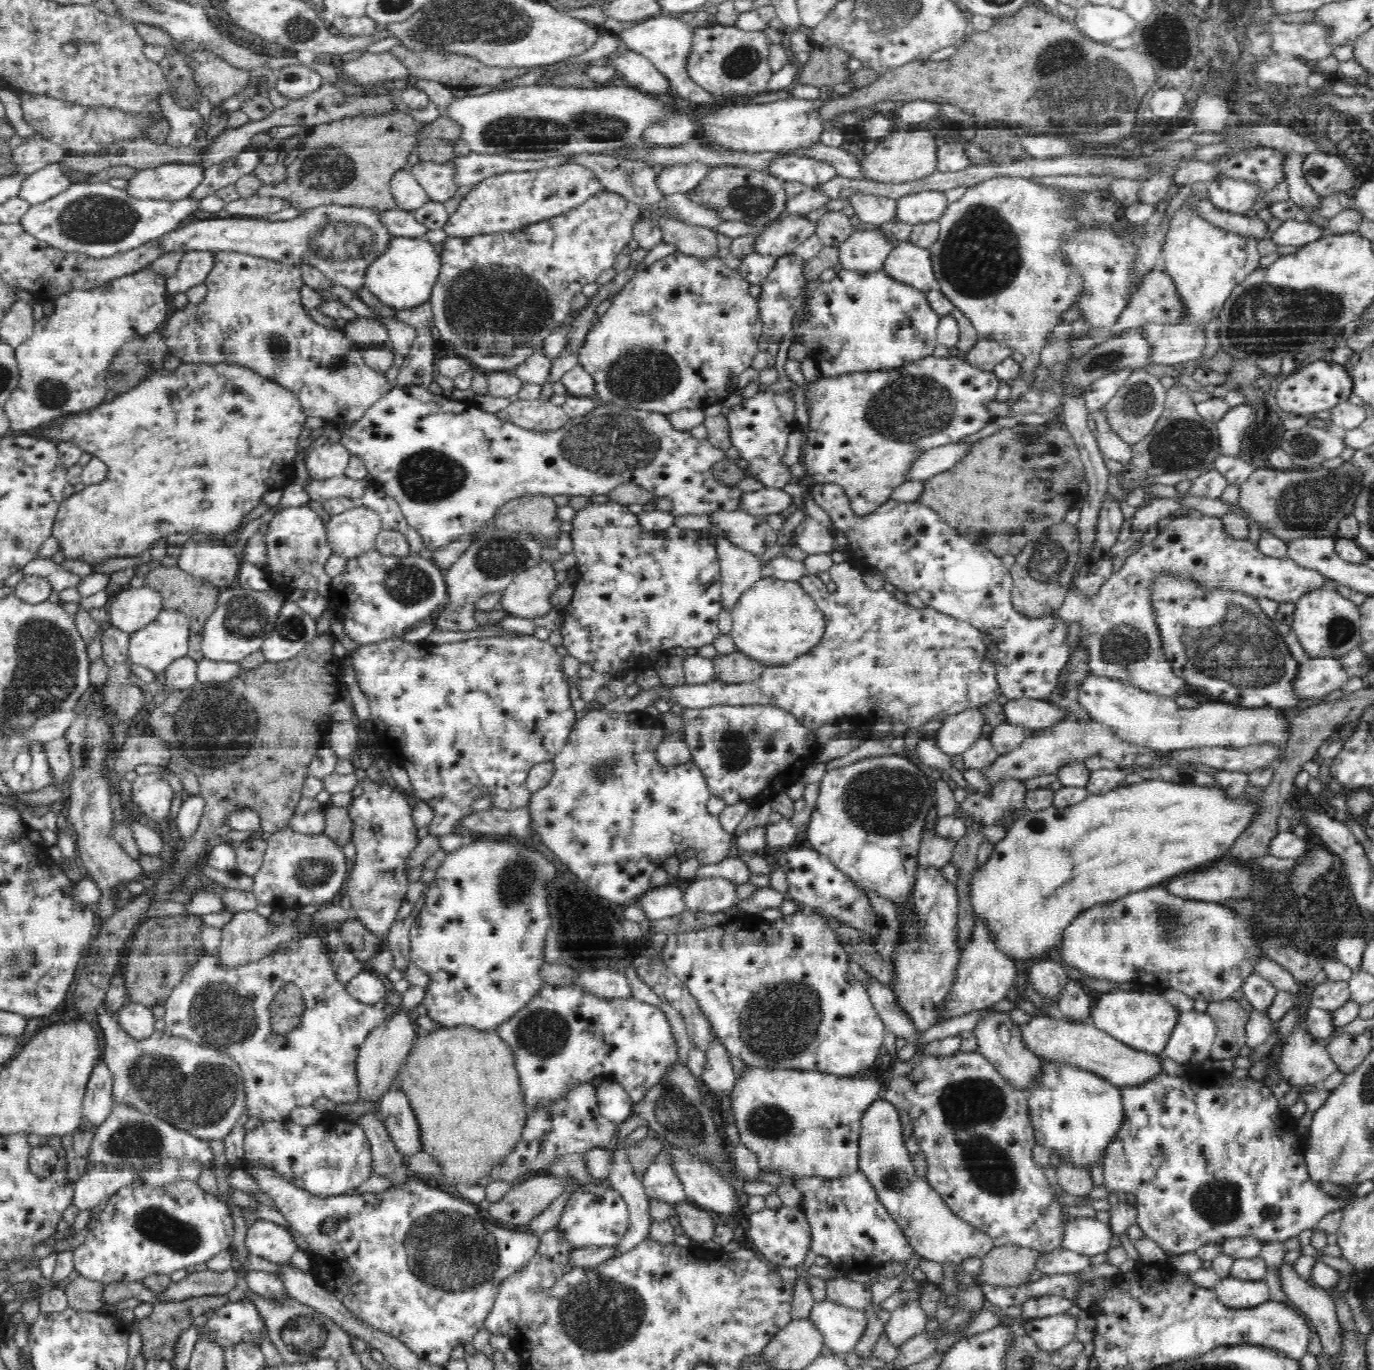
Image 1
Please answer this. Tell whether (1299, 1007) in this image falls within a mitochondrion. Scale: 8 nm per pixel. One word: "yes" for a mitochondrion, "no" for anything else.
no

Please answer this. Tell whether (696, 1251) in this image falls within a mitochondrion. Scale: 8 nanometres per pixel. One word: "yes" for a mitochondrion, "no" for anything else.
no

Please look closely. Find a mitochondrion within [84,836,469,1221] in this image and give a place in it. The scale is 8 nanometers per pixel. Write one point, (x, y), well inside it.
(202, 1093)

